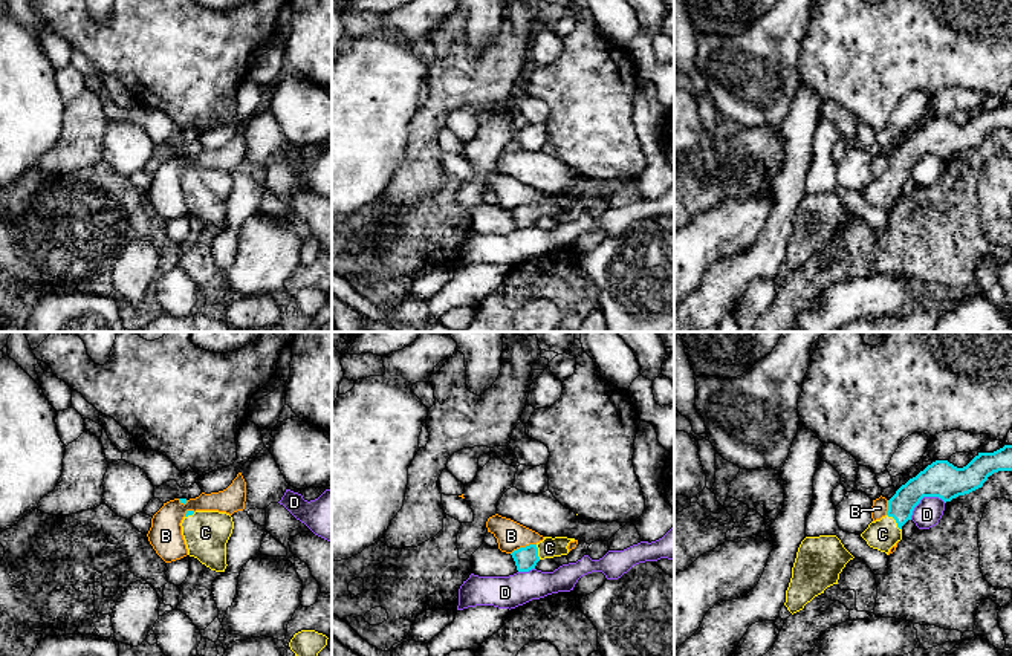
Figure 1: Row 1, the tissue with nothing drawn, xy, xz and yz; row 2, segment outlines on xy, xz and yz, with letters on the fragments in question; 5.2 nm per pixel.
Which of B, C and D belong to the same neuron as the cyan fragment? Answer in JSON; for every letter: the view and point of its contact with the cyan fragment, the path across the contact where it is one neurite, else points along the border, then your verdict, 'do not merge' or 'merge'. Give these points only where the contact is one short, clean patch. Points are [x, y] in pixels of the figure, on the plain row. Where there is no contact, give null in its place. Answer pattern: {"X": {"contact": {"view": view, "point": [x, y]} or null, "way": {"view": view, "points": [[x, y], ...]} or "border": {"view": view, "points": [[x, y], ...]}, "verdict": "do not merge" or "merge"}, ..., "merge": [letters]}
{"B": {"contact": {"view": "xz", "point": [523, 205]}, "border": {"view": "xz", "points": [[535, 201], [520, 204], [511, 211]]}, "verdict": "do not merge"}, "C": {"contact": {"view": "yz", "point": [896, 179]}, "verdict": "merge"}, "D": {"contact": {"view": "yz", "point": [924, 153]}, "verdict": "do not merge"}, "merge": ["C"]}

